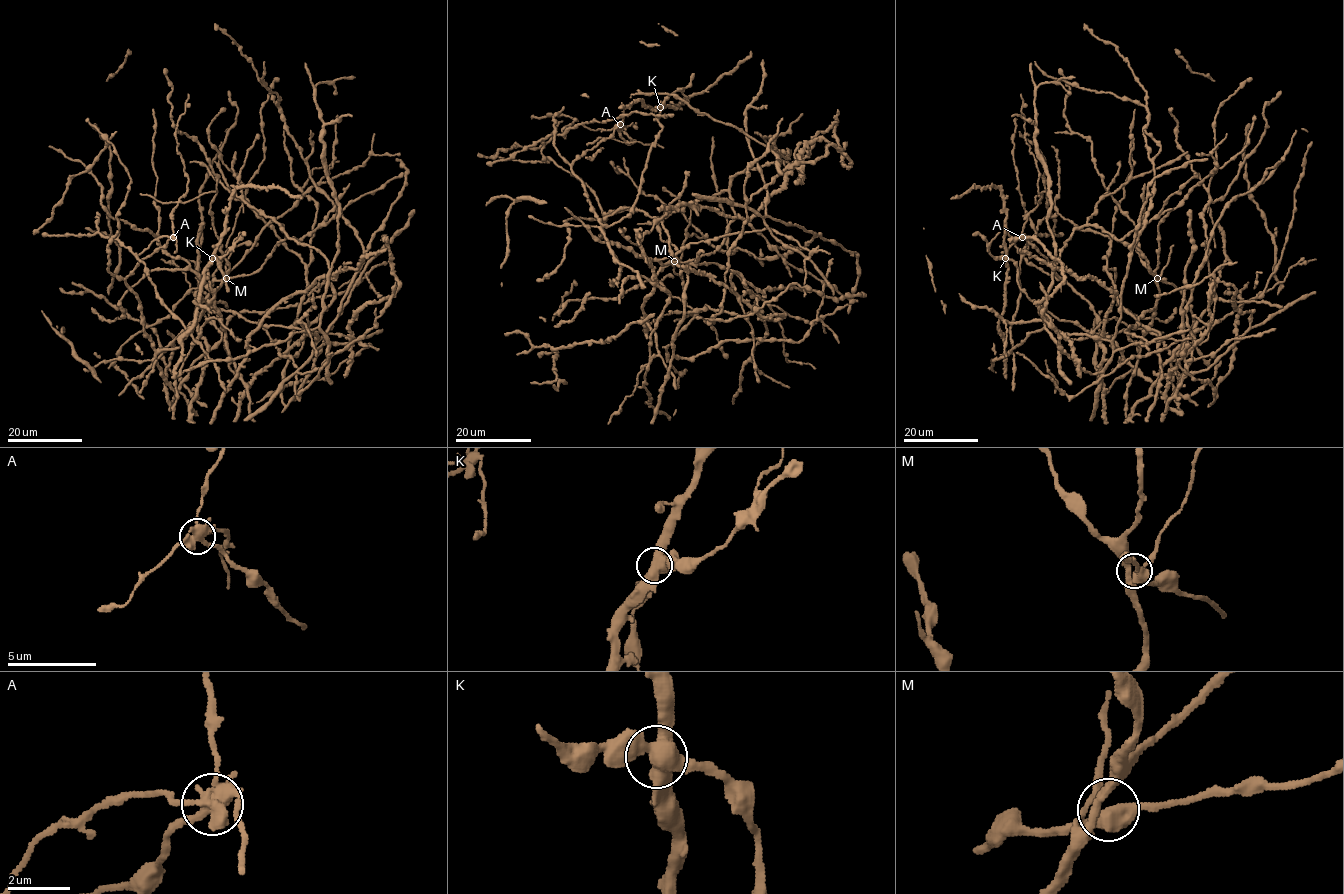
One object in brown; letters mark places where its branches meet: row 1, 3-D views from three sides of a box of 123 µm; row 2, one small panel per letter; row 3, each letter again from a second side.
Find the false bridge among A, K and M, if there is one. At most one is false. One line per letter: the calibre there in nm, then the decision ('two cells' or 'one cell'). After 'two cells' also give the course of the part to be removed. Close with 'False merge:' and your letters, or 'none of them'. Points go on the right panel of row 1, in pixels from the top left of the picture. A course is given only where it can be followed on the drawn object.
A: calibre 440 nm; two cells; course (1022, 237), (1026, 215), (1041, 195), (1038, 191), (1036, 160), (1025, 138), (1021, 94)
K: calibre 500 nm; one cell
M: calibre 440 nm; one cell
False merge: A

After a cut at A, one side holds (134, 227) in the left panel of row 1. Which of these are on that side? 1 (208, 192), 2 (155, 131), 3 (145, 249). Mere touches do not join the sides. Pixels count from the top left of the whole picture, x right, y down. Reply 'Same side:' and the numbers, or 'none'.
Same side: 2

